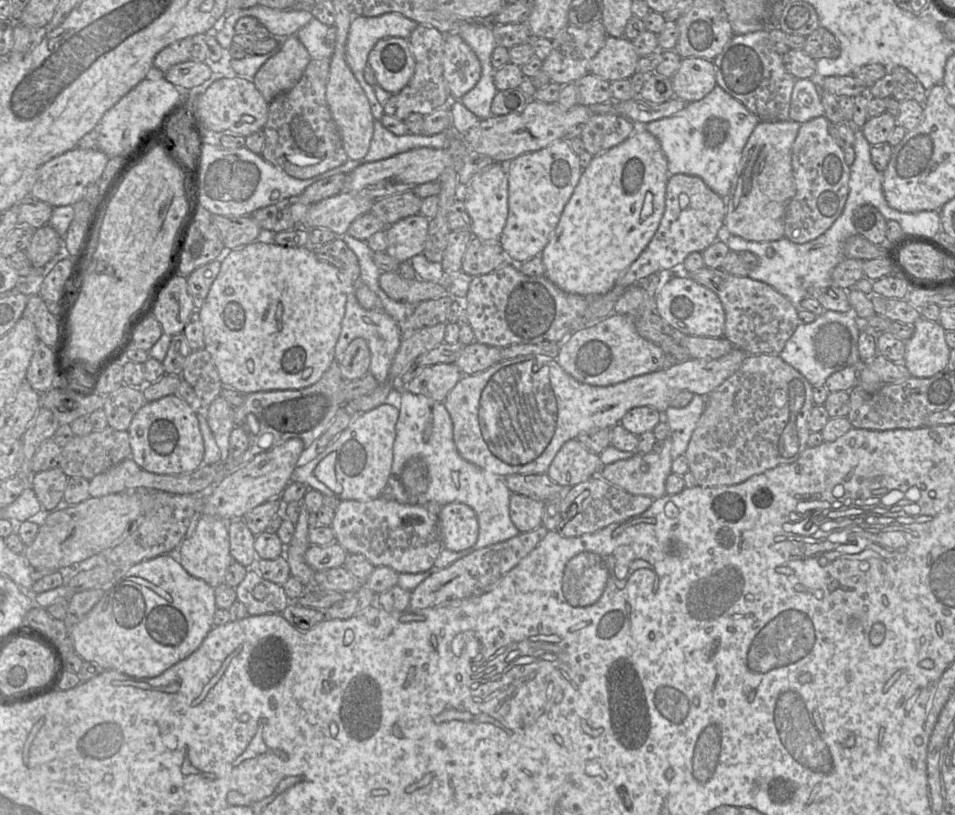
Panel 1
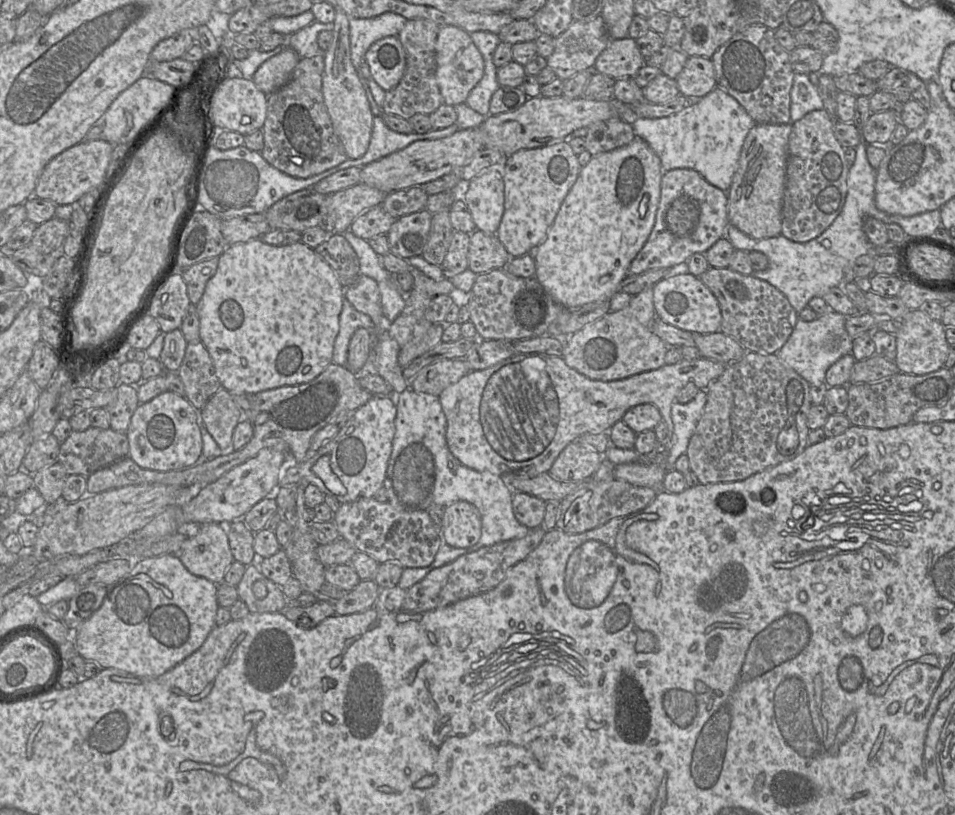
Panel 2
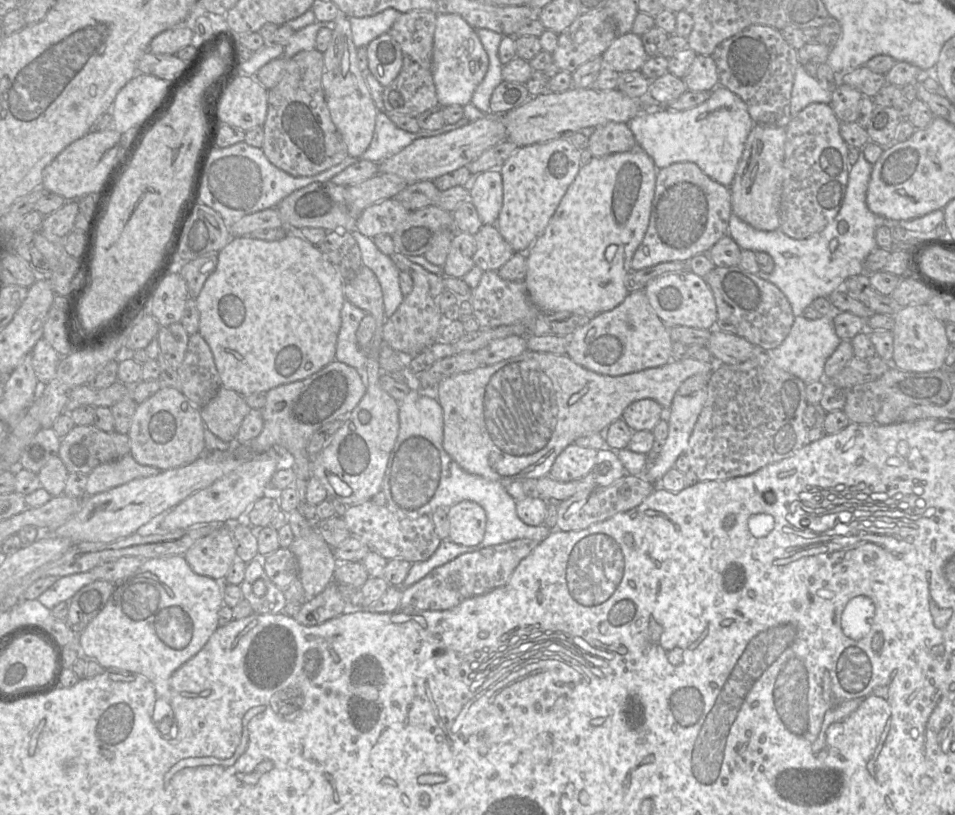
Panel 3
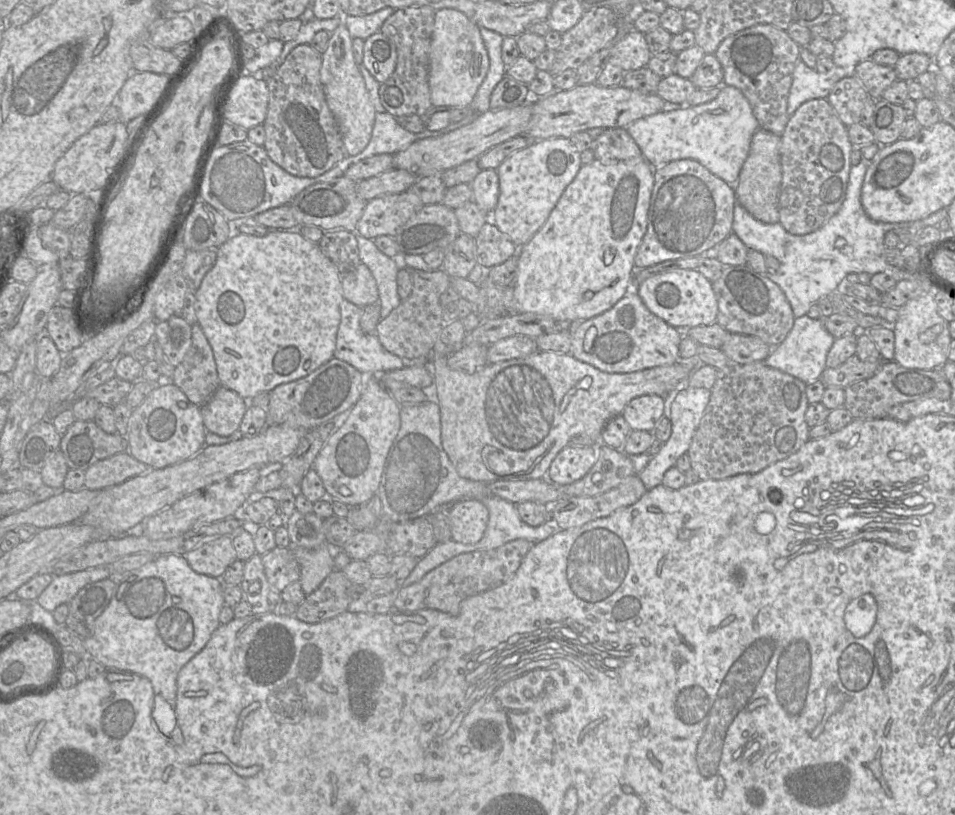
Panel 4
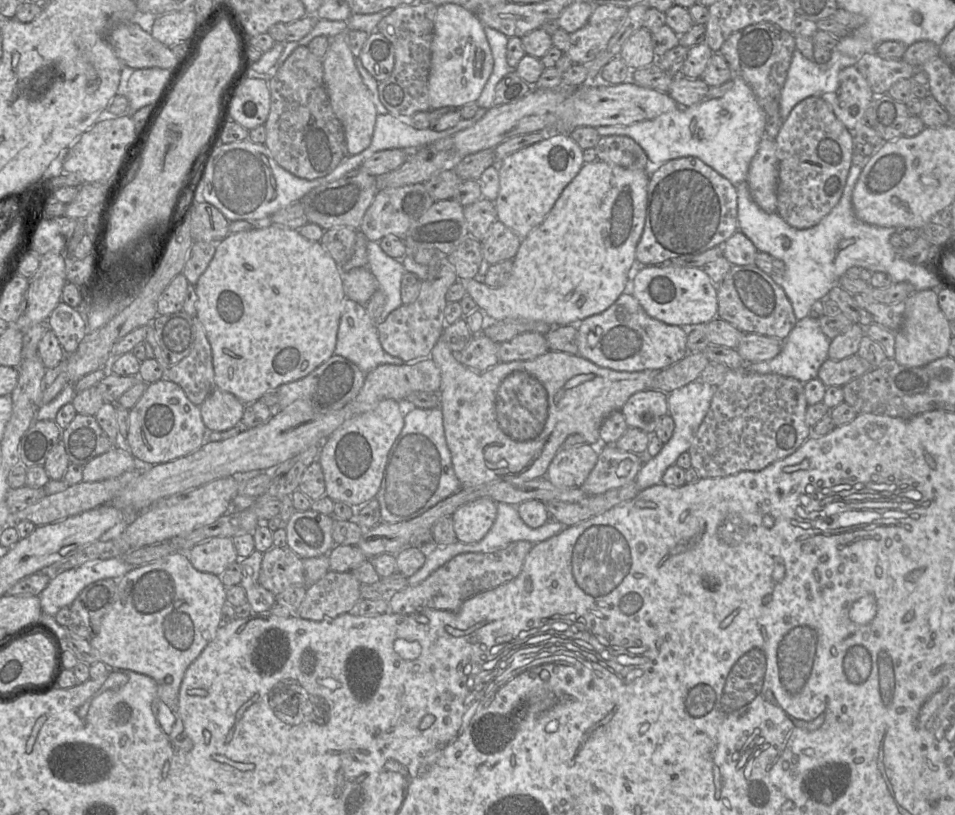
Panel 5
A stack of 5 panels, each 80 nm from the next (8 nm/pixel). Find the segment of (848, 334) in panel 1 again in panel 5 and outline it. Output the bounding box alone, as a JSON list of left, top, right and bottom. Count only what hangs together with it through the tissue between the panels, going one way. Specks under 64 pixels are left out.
[745,316,830,384]

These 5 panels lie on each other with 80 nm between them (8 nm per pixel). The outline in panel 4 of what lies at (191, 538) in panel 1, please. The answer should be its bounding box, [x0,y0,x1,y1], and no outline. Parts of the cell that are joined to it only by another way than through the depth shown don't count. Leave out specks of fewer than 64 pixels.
[183,535,238,578]

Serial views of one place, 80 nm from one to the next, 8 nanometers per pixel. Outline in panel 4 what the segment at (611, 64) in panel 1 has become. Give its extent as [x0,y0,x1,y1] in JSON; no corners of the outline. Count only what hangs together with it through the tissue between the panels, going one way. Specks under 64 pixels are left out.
[608,30,652,72]

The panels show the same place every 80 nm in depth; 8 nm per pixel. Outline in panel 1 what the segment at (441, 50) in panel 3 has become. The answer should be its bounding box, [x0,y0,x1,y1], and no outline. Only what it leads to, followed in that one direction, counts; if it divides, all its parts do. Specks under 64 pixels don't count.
[443,34,481,100]

